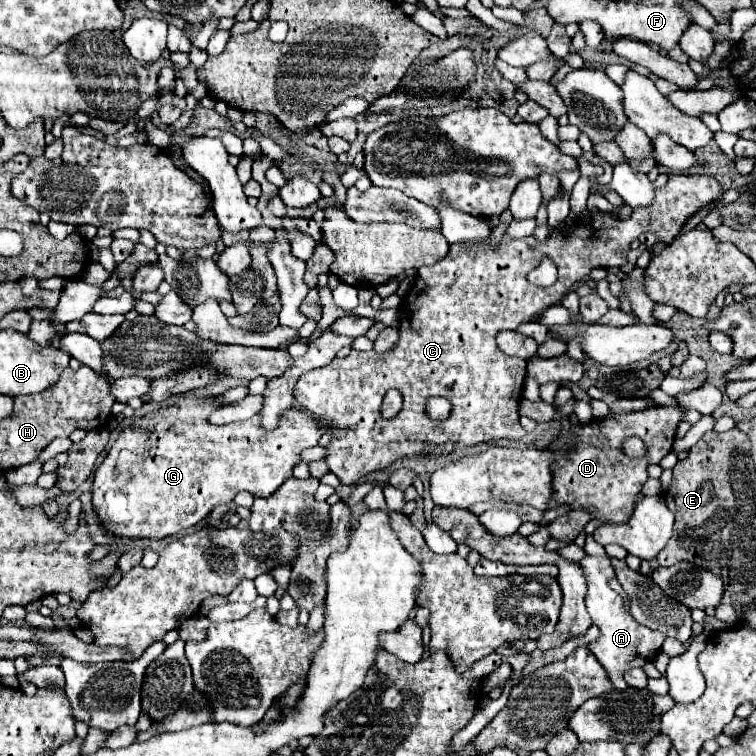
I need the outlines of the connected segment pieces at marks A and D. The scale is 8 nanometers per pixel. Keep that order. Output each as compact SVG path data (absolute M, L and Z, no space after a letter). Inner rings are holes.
M591 534L587 536L585 552L587 552L587 556L581 560L581 564L585 568L587 588L589 588L587 596L585 596L587 612L591 616L593 626L597 626L601 630L601 636L597 640L593 640L591 644L587 644L587 648L593 652L593 656L597 656L597 660L605 668L611 684L621 690L621 688L627 688L627 684L623 680L623 674L627 670L635 668L635 666L643 668L647 662L653 662L655 656L659 654L663 642L665 642L665 634L637 624L633 620L633 616L627 614L627 610L623 606L623 598L607 586L607 580L615 576L613 568L611 568L611 562L609 562L609 556L605 554L605 548L593 540Z
M647 408L633 414L607 416L599 420L591 420L585 426L573 430L575 450L569 454L553 452L557 460L557 468L553 468L553 498L571 508L591 508L595 518L603 518L613 524L623 524L633 514L635 496L641 492L645 484L647 466L659 464L663 456L671 452L675 430L681 422L683 408ZM631 436L637 436L645 442L647 454L643 458L629 458L623 452L623 442Z

